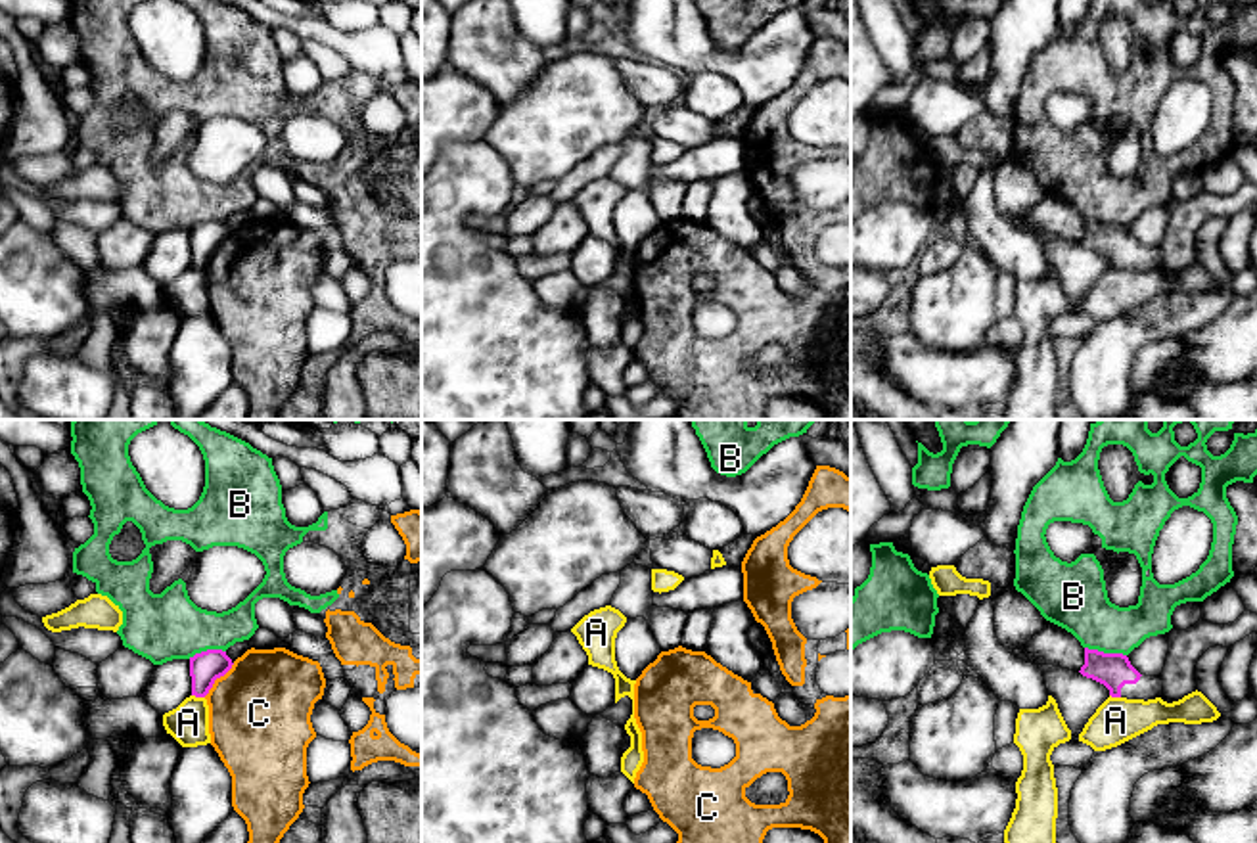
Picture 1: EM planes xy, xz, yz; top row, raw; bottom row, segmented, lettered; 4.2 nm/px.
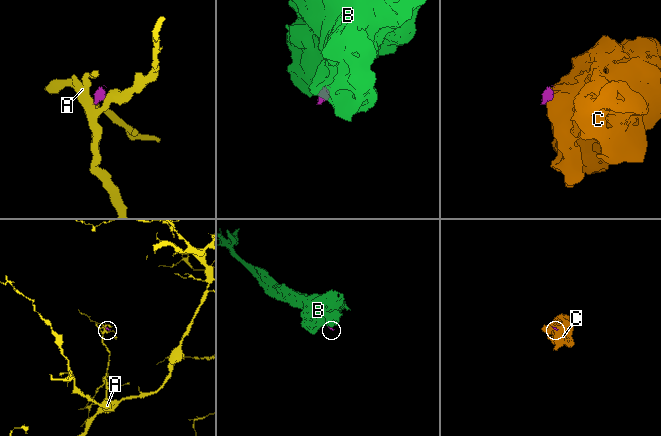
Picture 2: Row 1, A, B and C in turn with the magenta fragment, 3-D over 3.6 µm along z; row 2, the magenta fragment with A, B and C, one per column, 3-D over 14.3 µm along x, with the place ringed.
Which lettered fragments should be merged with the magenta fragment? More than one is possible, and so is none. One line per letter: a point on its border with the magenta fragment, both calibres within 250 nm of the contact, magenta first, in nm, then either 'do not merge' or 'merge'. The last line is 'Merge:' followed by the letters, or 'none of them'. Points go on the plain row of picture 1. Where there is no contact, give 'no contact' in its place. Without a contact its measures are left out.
A: xy (198, 267) | 140/170 nm | do not merge
B: yz (1106, 225) | 150/260 nm | do not merge
C: xy (217, 248) | 140/440 nm | do not merge
Merge: none of them

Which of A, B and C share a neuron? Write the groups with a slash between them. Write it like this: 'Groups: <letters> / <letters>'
Groups: A / B C

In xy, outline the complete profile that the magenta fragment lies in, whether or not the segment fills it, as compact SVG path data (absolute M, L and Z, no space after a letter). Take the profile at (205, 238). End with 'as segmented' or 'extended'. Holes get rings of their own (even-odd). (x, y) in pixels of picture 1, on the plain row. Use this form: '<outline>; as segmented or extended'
M207 220L190 228L192 266L205 268L215 251L224 247L232 236L222 220Z; as segmented

